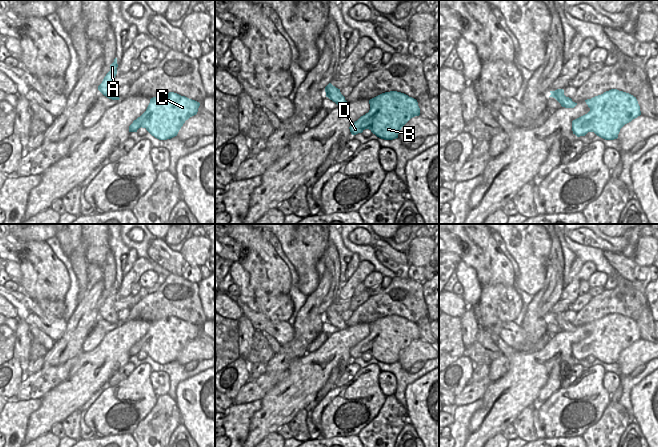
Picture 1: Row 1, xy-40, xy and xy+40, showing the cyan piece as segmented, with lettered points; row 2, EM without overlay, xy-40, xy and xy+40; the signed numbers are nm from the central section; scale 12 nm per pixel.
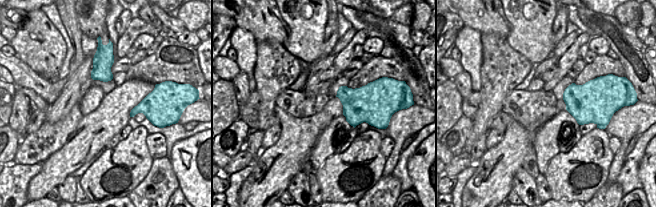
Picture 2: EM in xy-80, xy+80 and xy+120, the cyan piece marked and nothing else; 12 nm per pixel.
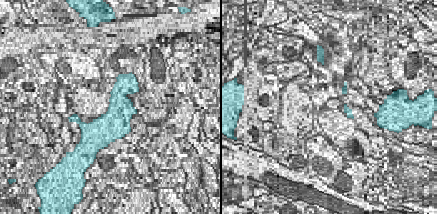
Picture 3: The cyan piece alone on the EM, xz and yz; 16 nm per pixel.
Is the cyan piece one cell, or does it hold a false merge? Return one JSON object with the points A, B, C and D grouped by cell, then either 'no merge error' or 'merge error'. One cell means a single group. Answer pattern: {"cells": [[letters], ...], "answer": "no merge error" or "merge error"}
{"cells": [["A", "B", "C", "D"]], "answer": "no merge error"}

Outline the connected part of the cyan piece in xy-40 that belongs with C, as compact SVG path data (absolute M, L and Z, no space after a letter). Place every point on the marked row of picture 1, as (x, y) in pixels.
M174 92L153 97L146 111L129 126L129 132L137 132L142 127L159 140L171 139L177 136L186 120L197 114L199 106L199 102Z

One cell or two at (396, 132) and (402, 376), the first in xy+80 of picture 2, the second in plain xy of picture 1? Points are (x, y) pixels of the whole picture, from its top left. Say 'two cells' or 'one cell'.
two cells

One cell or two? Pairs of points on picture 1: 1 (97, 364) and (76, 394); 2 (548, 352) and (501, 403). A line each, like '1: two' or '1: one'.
1: one
2: one

